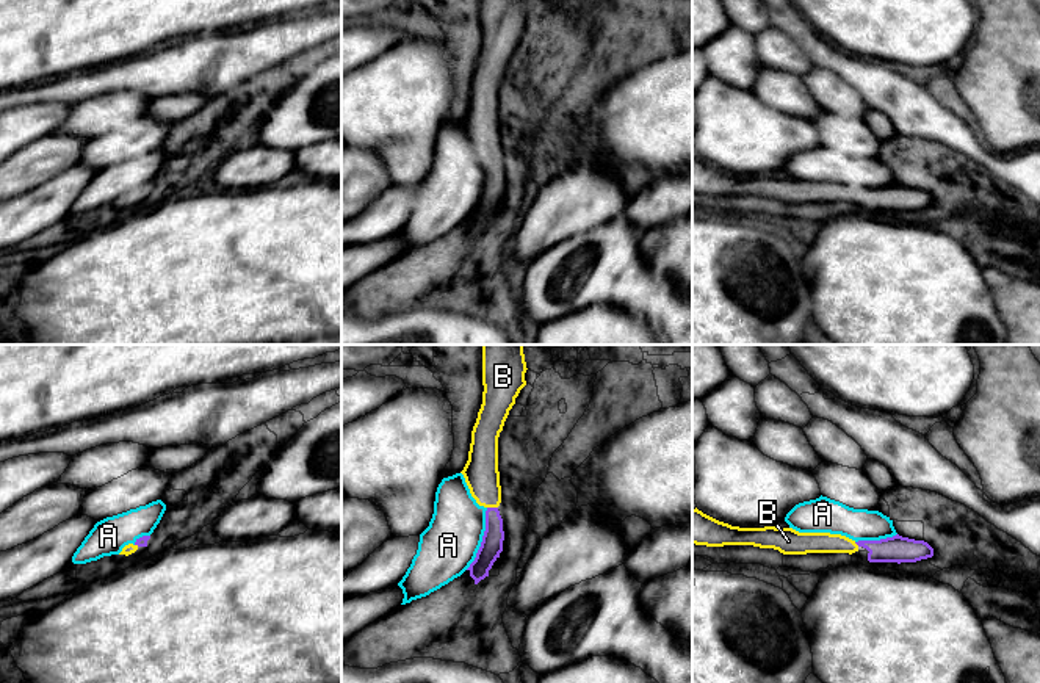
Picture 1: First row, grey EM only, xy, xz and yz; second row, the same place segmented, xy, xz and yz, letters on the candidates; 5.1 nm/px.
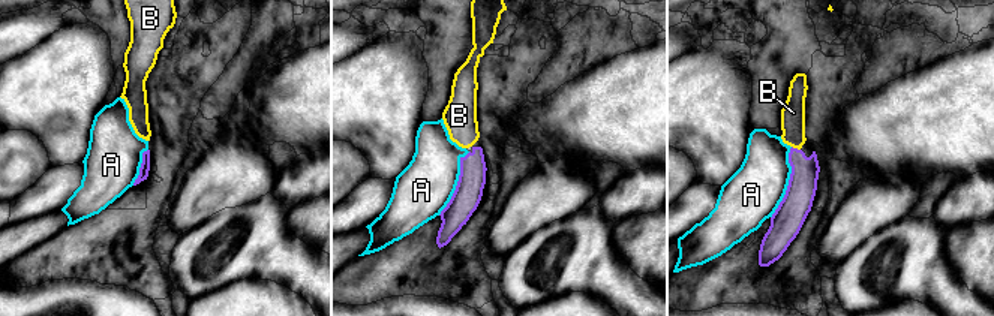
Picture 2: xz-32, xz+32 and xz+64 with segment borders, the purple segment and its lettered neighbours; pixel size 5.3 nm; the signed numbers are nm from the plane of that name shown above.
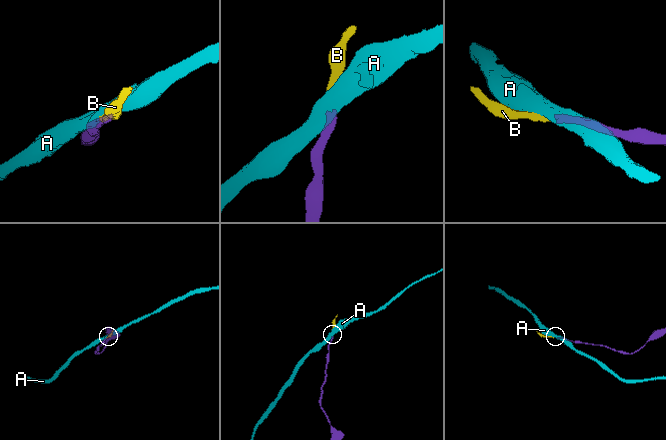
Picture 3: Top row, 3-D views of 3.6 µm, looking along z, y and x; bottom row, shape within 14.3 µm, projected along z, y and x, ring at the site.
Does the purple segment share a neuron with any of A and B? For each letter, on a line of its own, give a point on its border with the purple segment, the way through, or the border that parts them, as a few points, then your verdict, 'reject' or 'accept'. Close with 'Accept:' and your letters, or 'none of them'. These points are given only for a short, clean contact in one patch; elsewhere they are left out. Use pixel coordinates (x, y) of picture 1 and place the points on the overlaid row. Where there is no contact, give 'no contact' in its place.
A: contact xz (483, 539); border xz (487, 508), (481, 545), (475, 560), (465, 569); reject
B: contact xz (492, 508); way xz (491, 547), (492, 508), (481, 473); accept
Accept: B

